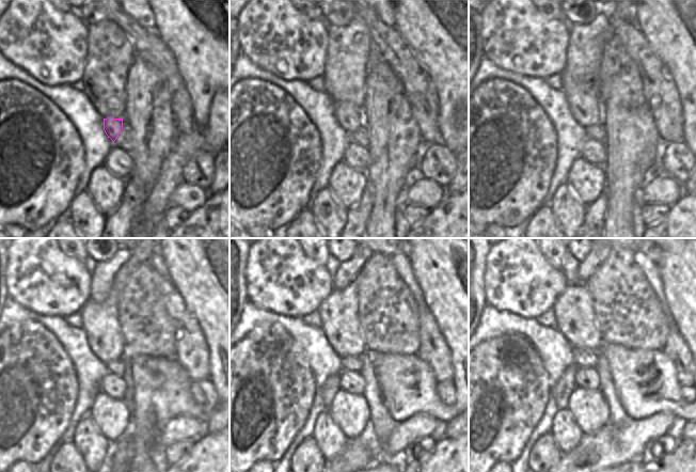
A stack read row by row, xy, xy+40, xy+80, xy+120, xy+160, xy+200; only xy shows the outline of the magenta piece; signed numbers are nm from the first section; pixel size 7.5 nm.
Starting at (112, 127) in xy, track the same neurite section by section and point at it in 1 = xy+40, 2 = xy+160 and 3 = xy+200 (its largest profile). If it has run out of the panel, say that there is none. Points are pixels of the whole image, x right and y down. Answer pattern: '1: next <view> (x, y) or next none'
1: next xy+40 (350, 118)
2: next xy+160 (338, 313)
3: next xy+200 (573, 309)

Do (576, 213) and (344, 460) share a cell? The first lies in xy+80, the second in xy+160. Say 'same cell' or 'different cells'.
different cells

